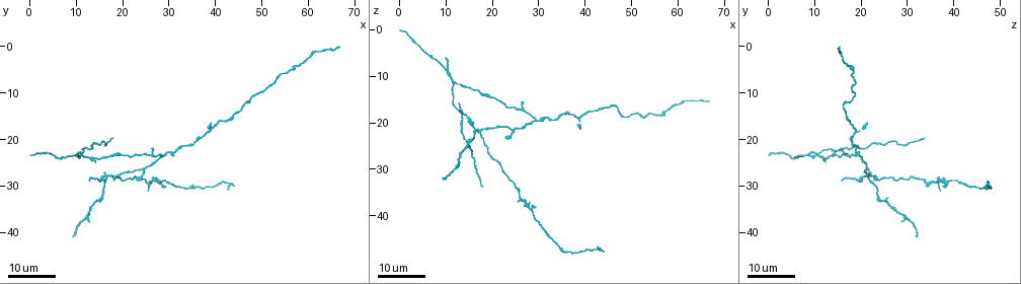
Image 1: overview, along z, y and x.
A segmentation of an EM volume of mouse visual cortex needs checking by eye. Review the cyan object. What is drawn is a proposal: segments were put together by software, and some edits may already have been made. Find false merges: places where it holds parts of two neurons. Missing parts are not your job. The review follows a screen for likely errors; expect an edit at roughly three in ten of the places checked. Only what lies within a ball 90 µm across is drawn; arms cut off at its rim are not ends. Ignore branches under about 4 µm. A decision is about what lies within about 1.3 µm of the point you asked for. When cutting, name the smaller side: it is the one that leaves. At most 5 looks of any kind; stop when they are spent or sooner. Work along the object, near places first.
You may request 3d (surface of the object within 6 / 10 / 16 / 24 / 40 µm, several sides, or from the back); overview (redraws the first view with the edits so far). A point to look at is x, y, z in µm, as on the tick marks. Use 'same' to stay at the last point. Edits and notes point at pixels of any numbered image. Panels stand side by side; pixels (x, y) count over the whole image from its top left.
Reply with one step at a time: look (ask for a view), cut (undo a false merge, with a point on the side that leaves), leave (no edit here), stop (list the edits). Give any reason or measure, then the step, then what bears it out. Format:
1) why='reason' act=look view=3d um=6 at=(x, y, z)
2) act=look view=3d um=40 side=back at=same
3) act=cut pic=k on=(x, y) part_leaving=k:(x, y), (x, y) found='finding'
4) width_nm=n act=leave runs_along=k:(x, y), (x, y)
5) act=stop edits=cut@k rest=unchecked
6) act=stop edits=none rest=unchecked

why='arms part here' act=look view=3d um=24 at=(17.0, 27.5, 22.5)

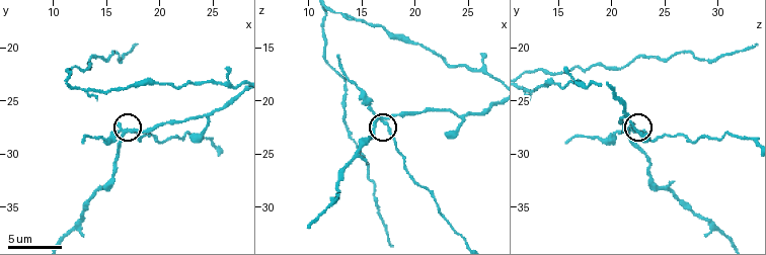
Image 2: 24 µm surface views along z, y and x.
act=look view=3d um=6 at=same

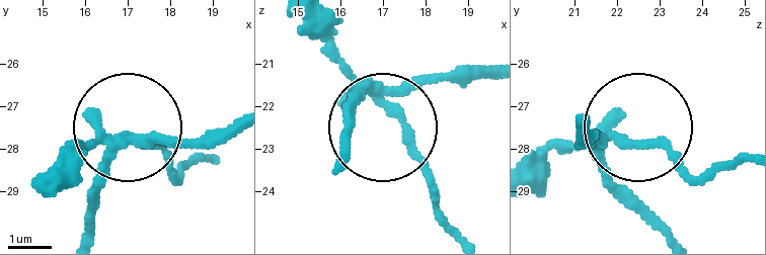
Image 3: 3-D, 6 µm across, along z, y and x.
act=look view=3d um=6 side=back at=(17.35, 27.85, 22.15)

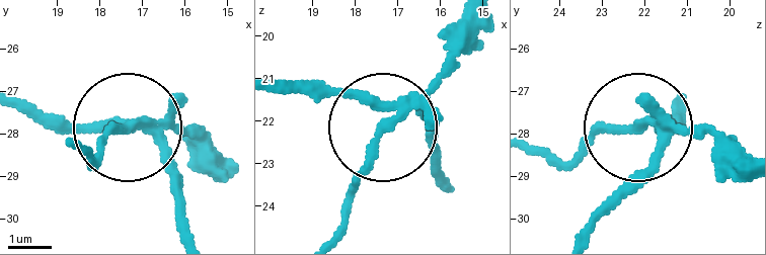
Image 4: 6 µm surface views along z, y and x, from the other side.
arms=3 act=cut pic=4 on=(199, 132) part_leaving=4:(148, 123), (116, 128), (86, 167), (83, 153) found='a second neuron is stuck on'

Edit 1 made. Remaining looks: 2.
why='three-way junction' act=look view=3d um=24 at=(29.5, 23.5, 18.5)

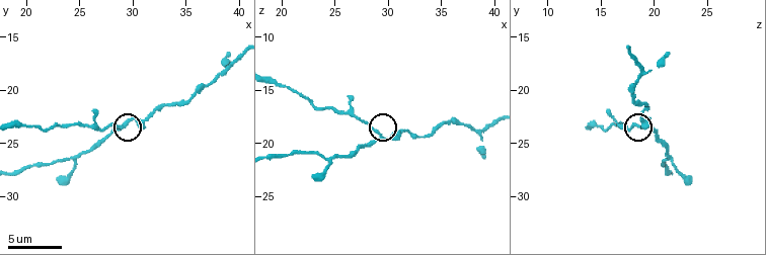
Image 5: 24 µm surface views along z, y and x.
act=look view=3d um=6 at=(28.8, 23.6, 19.0)

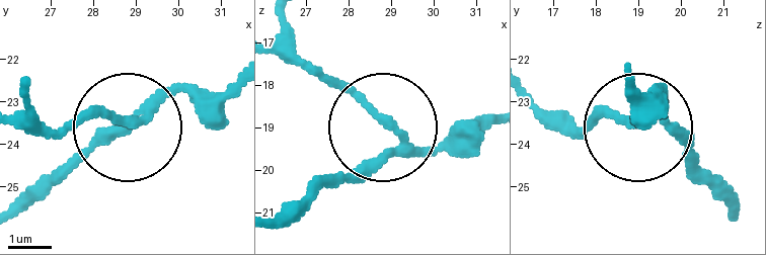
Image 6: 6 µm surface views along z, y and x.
width_nm=180 act=cut pic=6 on=(97, 111) found='two neurons meet here'

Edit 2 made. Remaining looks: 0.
act=stop edits=cut@4,cut@6 rest=unchecked

